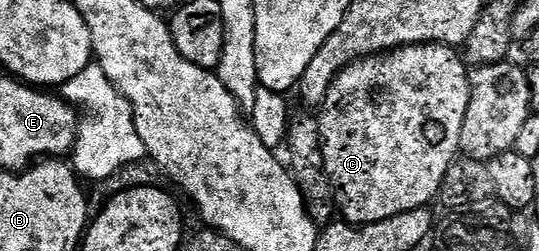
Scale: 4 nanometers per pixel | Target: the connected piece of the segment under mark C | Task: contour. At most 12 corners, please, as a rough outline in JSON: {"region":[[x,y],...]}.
{"region":[[419,43],[341,69],[318,115],[339,214],[428,207],[470,71]]}

